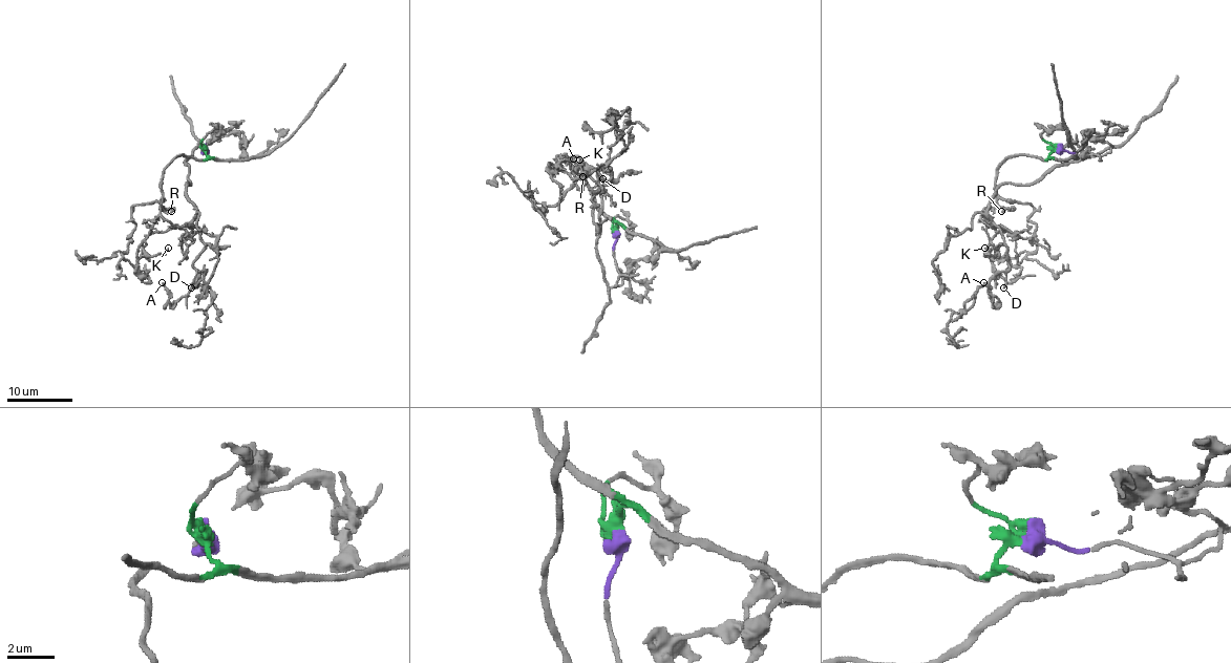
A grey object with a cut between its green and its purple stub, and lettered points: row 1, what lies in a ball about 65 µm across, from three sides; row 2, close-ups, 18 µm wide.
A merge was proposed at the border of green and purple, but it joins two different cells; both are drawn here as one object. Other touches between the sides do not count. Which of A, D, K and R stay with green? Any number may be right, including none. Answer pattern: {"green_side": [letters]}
{"green_side": ["K", "R"]}

